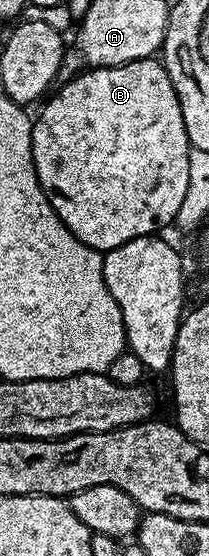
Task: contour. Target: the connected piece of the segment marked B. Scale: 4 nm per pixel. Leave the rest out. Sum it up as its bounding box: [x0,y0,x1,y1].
[32,58,192,252]

